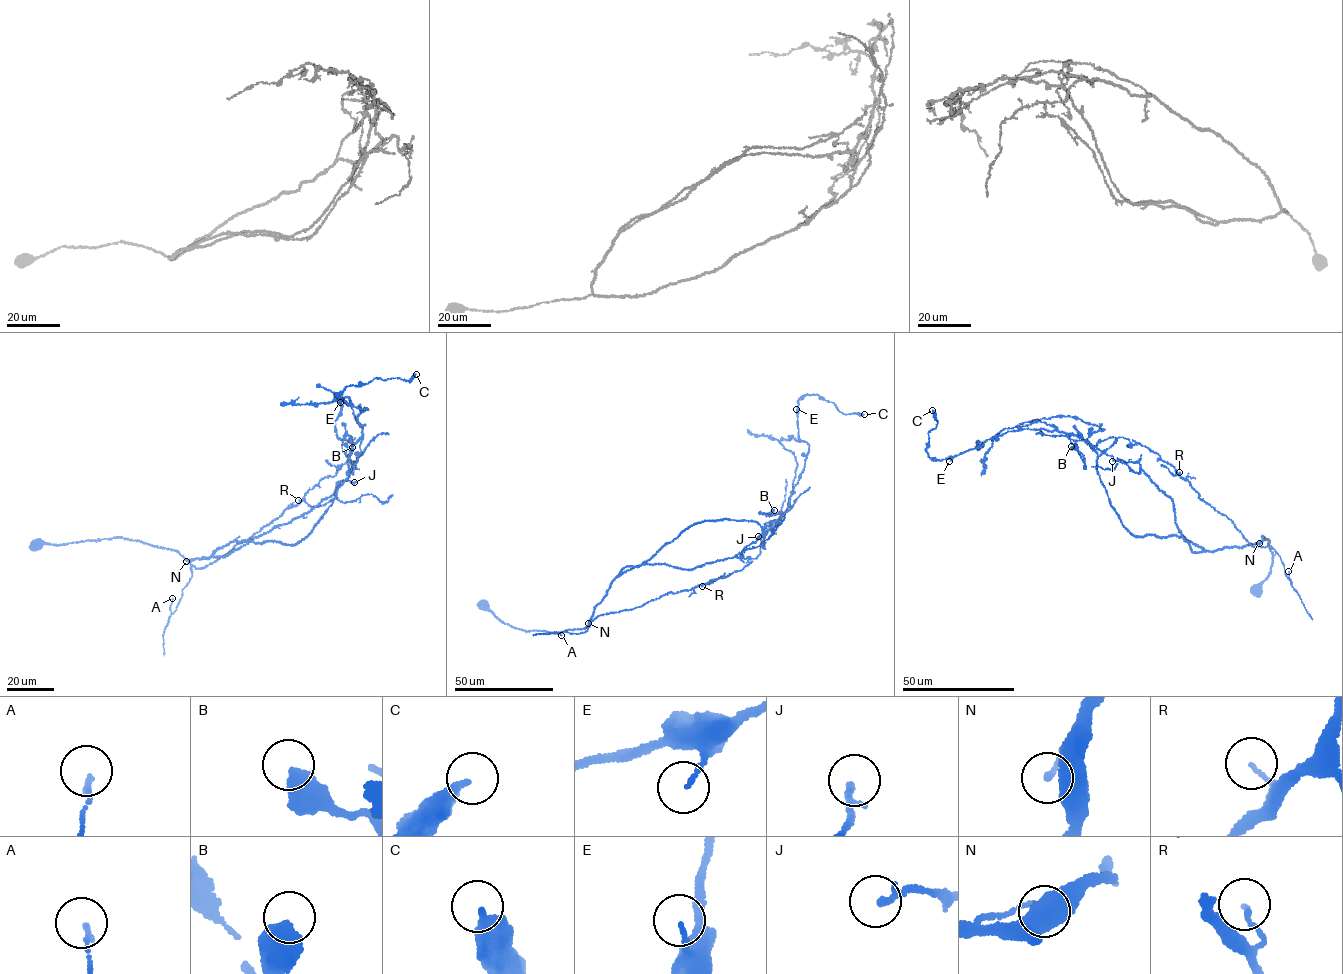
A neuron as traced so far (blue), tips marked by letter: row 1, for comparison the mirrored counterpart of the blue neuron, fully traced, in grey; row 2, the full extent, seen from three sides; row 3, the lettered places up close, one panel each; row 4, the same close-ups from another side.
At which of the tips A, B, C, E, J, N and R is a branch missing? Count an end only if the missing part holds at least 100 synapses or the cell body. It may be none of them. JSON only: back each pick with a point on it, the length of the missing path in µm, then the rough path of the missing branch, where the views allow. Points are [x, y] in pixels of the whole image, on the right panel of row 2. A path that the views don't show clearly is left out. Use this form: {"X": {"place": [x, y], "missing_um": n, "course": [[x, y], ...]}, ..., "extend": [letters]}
{"extend": []}

